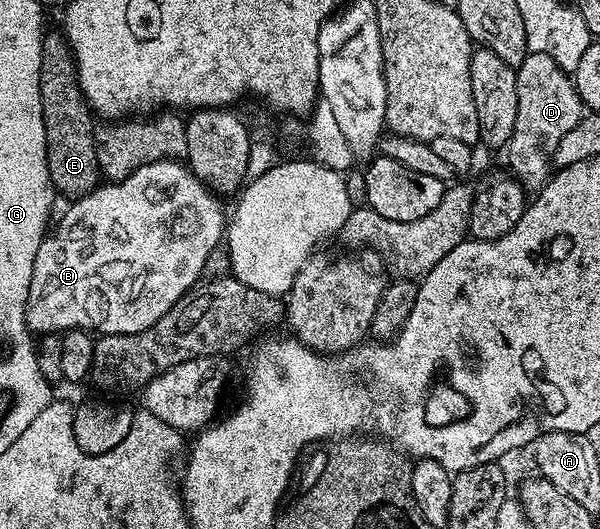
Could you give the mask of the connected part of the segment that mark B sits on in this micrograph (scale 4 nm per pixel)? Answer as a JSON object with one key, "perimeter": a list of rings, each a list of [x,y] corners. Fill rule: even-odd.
{"perimeter":[[[162,160],[141,166],[133,174],[123,180],[100,183],[89,194],[78,197],[75,204],[59,220],[59,225],[52,227],[43,237],[37,250],[37,262],[33,262],[33,282],[29,282],[29,302],[27,303],[27,330],[32,334],[38,332],[56,332],[62,334],[68,330],[90,330],[95,334],[112,336],[113,334],[137,334],[157,322],[177,303],[187,295],[204,275],[203,267],[211,256],[215,246],[220,245],[225,234],[225,216],[219,205],[220,197],[198,179],[186,163],[177,160]]]}

